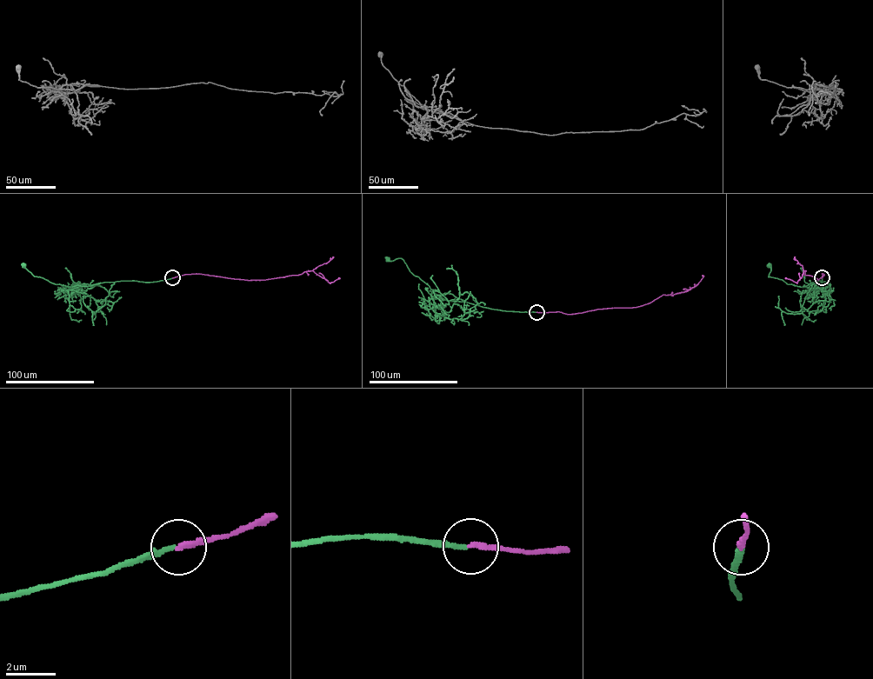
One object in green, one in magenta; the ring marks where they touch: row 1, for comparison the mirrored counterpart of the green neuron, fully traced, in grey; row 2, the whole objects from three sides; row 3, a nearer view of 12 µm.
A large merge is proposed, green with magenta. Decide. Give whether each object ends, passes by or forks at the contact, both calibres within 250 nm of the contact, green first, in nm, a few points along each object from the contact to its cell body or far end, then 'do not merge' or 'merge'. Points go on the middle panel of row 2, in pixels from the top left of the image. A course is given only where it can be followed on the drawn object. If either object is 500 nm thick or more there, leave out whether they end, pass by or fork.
green ends | magenta ends | 180/190 nm | green via (536, 312), (492, 309), (469, 303), (450, 294), (435, 296), (429, 286), (410, 271), (403, 261), (388, 259) | magenta via (536, 312), (572, 314), (598, 309), (637, 307), (663, 295), (689, 289), (697, 284), (703, 275) | do not merge

